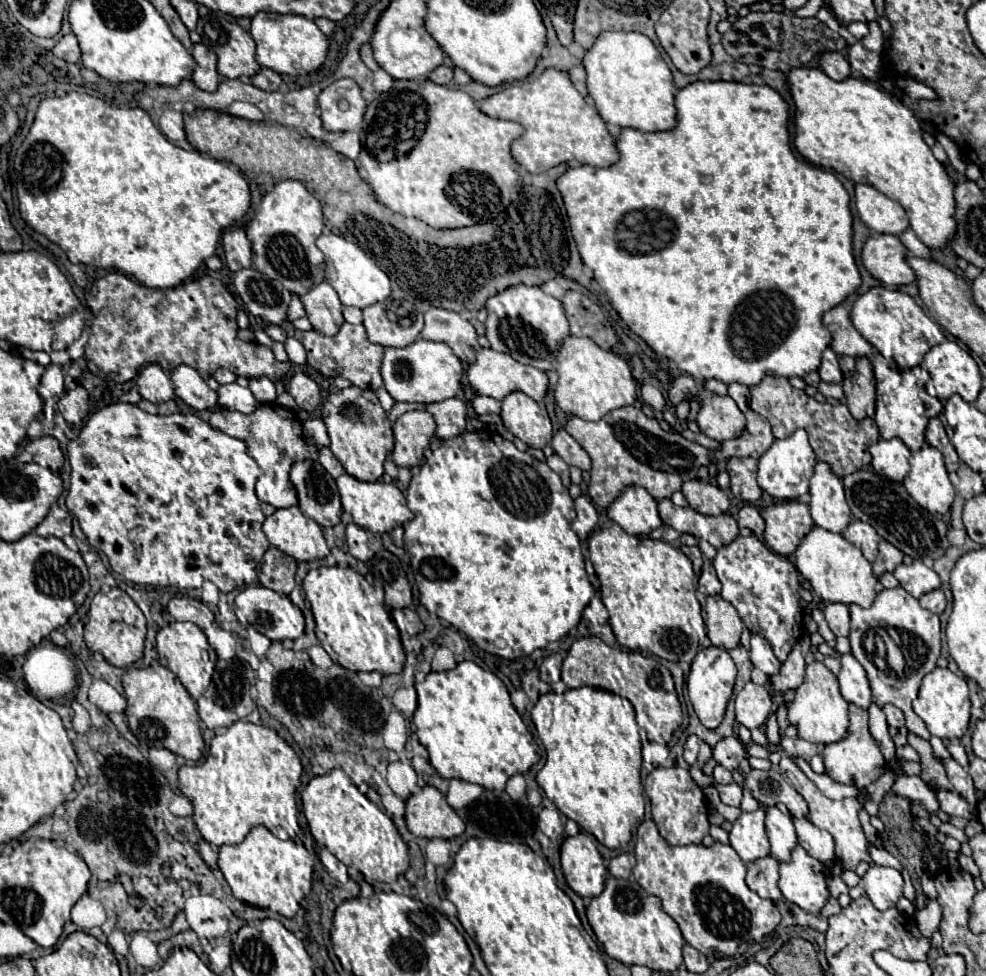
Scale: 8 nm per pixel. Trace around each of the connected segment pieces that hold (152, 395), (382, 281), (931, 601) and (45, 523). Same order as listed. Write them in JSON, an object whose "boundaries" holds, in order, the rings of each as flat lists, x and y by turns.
{"boundaries":[[[156,364,144,366,138,374,136,384,138,384,140,396,154,402,154,404,174,398,174,386,172,386,170,376]],[[322,234,316,240,316,246,324,252,324,264,326,264,326,282,338,292,340,302,344,306,356,306,366,308,376,302,384,302,390,296,390,278,386,272,380,270,378,262,364,254,364,250,336,234]],[[942,588,924,594,924,596,920,598,920,606,926,608,926,610,930,610,930,612,934,612,934,614,942,614,944,608,946,608,946,598,944,598]],[[54,504,48,512,48,516,36,526,36,534,40,536,56,536,62,538,66,534,72,534,72,516,68,510]]]}

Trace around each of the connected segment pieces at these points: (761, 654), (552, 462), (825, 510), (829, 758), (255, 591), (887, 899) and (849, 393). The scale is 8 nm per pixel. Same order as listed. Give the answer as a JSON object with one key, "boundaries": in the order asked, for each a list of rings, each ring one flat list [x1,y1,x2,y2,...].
{"boundaries":[[[752,634,752,638,750,638,750,660,752,660,754,668,762,670,768,676,778,674,778,670,780,670,780,662,772,654,768,640,760,638,760,634]],[[553,454,546,459,546,463,553,471,560,475,564,486,569,488,571,485,569,466,564,462,564,460,562,460,562,458,557,454]],[[818,462,810,478,810,512,814,524,842,534,852,520,852,512,844,498,840,476,832,474,828,462]],[[850,704,848,716,850,716,848,734,834,744,826,744,826,748,824,748,822,756,824,756,824,764,826,764,826,774,832,780,842,782,842,784,852,784,856,788,868,788,872,782,878,780,878,776,888,768,888,764,868,732,868,712]],[[248,586,236,596,236,616,242,626,252,626,270,640,296,640,304,632,302,610,296,604,292,604,288,596,268,590,264,586]],[[874,864,862,876,862,886,878,910,888,910,898,904,904,880,896,868,884,868]],[[856,358,856,370,844,376,848,408,856,420,872,418,876,410,876,378,868,358]]]}

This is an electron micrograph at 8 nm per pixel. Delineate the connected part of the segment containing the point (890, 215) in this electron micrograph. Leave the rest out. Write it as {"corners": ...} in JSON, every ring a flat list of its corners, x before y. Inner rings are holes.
{"corners":[[856,184,856,208,860,220,876,232,900,236,910,226,904,208,870,184]]}

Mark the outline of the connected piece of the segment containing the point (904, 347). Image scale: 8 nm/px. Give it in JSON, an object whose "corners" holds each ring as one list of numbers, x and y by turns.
{"corners":[[884,286,870,288,854,302,850,314,856,330,860,330,860,334,872,346,876,346,884,358,896,360,898,368,918,366,932,346,946,340,942,330,924,314,924,310,908,294,899,290,887,289]]}

